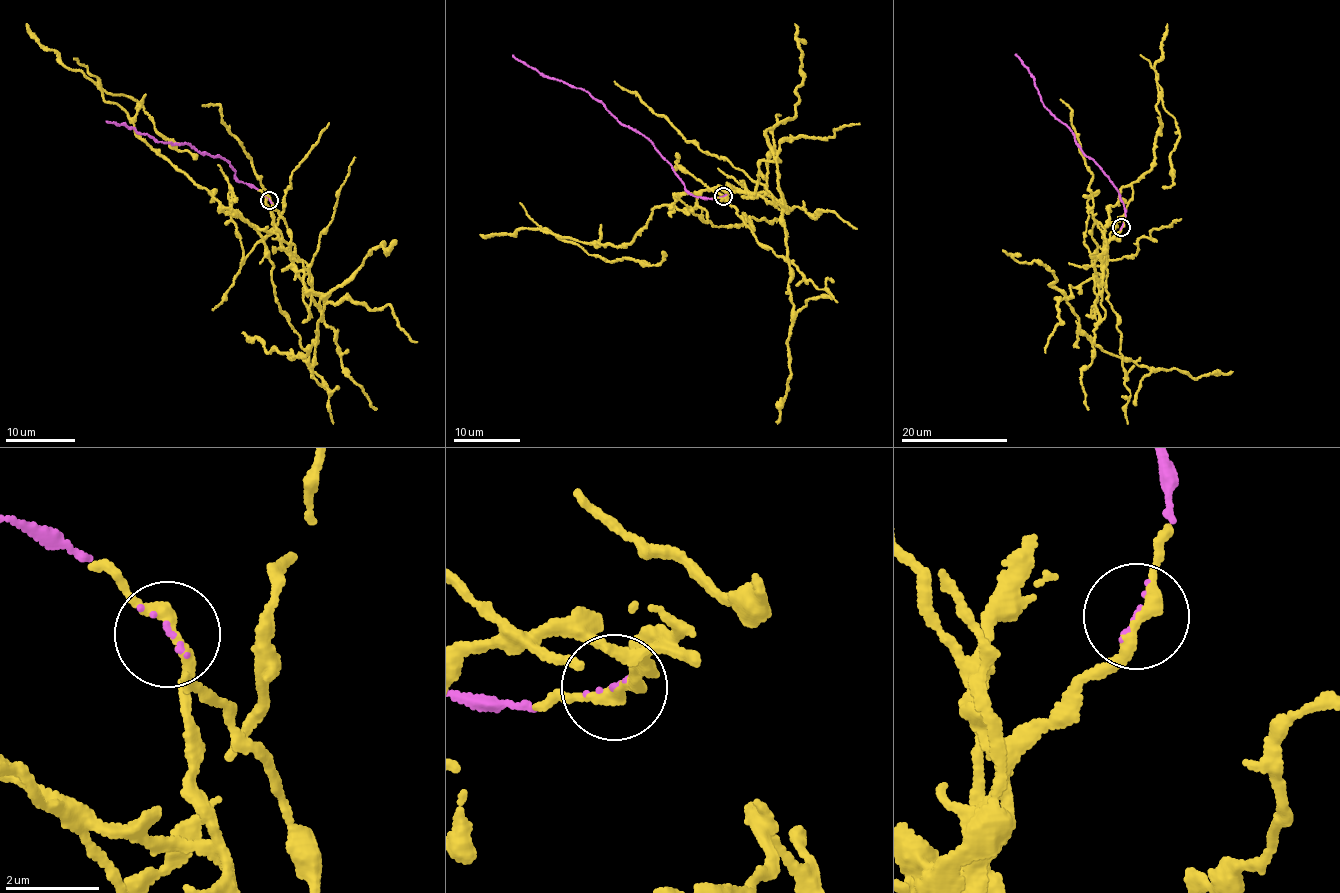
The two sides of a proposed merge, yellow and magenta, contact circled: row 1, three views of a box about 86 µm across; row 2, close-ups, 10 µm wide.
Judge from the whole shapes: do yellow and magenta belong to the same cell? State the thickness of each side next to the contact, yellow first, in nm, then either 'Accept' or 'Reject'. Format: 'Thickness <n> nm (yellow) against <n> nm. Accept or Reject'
Thickness 260 nm (yellow) against 70 nm. Reject

